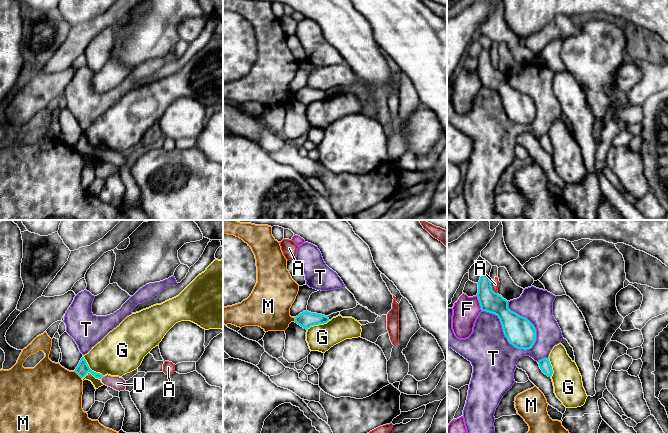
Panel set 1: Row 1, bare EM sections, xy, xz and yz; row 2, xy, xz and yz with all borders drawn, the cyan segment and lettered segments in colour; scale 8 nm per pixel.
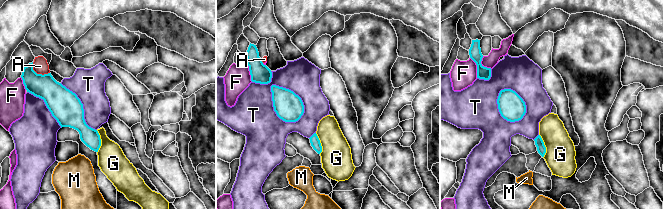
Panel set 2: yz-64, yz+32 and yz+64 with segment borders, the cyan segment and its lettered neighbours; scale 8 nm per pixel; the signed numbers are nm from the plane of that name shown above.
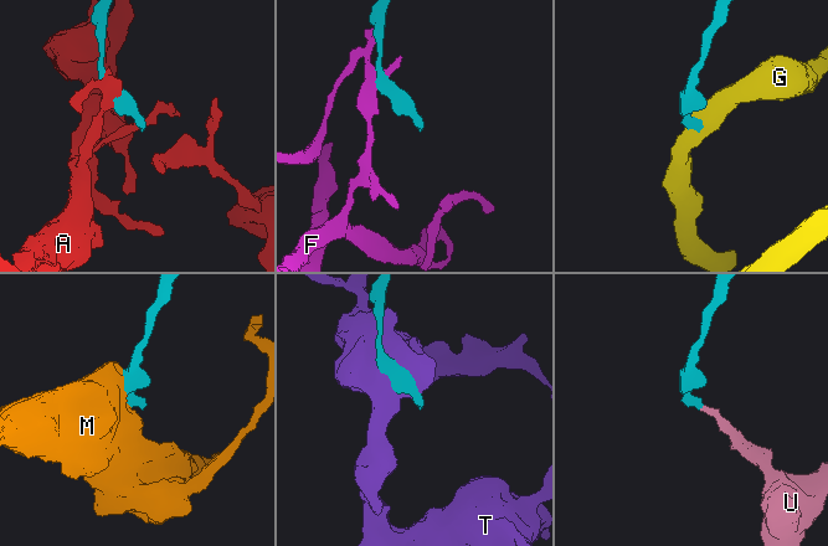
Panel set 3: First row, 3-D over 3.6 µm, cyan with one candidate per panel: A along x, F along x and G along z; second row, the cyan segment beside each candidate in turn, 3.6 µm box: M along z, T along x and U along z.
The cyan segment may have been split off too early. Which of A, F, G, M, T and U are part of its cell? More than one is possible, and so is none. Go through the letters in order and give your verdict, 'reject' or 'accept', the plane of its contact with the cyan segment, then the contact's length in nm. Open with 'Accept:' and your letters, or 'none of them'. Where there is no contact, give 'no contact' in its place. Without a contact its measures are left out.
Accept: U
A: reject | yz | 110 nm
F: reject | yz | 140 nm
G: reject | xy | 220 nm
M: reject | xy | 90 nm
T: reject | yz | 500 nm
U: accept | xy | 40 nm

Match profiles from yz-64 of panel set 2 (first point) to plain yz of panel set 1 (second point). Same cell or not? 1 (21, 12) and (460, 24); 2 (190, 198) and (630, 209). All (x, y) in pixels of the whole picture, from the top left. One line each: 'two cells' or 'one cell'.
1: one cell
2: two cells

